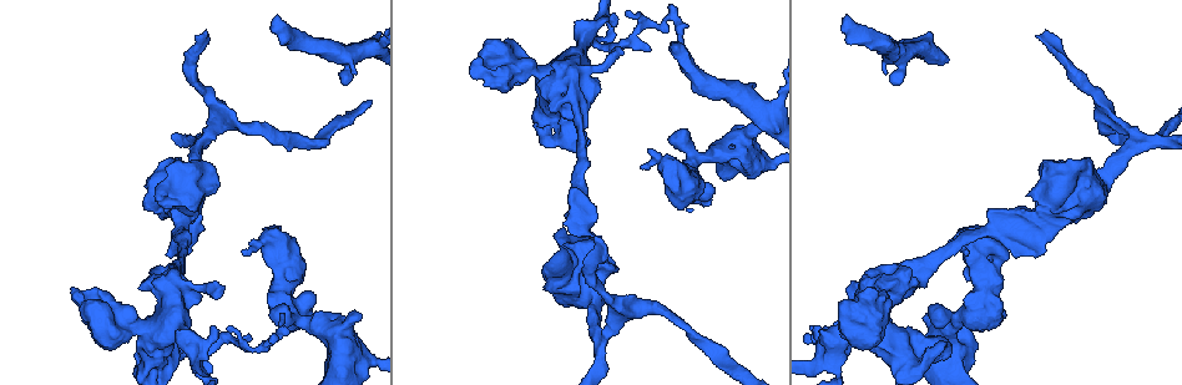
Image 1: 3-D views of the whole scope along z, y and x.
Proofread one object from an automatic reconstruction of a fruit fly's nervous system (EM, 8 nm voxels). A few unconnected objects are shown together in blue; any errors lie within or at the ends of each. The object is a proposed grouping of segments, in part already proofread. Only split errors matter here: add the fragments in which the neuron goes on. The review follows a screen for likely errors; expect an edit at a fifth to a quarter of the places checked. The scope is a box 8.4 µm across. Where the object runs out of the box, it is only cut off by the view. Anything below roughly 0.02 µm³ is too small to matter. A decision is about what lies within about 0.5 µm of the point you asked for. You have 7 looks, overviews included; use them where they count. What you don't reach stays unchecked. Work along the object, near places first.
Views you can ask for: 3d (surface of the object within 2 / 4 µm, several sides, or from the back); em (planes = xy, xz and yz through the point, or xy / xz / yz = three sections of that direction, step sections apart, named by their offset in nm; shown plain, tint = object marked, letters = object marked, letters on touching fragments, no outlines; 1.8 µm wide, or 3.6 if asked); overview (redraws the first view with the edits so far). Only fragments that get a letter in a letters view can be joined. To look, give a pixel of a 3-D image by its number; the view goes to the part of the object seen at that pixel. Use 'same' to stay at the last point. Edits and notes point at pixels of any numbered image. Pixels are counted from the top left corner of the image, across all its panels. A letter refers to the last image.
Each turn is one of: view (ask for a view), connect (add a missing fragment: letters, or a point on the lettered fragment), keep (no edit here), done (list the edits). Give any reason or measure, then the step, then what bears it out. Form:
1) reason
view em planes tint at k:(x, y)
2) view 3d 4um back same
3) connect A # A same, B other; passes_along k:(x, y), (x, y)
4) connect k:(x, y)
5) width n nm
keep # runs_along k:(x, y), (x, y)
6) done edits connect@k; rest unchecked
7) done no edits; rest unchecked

abrupt turn
view em planes tint at 1:(668, 174)

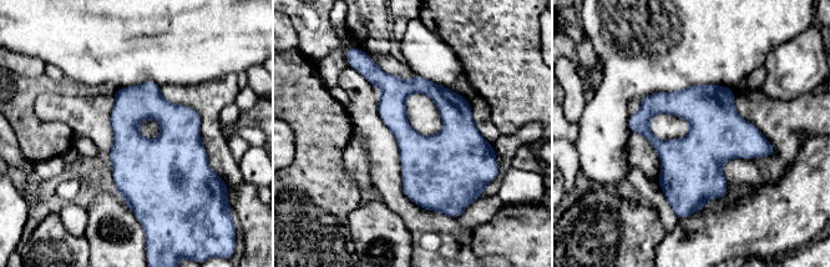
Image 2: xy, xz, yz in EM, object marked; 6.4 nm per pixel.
see the neighbours
view em planes letters same

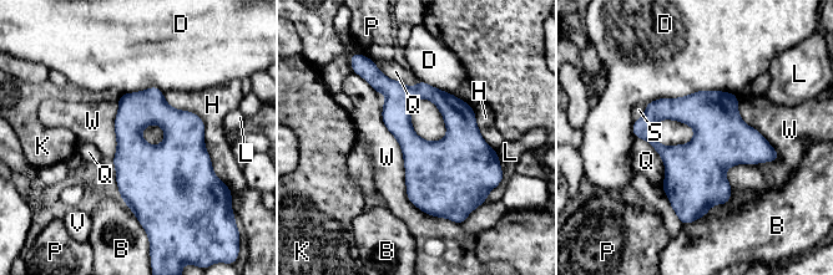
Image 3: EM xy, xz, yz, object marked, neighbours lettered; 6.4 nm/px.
longest_contact H 650 nm
keep # B other, D other, H other, K other, L other, P other, Q other, S other, V other, W other; border 3:(737, 96), (732, 188); no lettered fragment goes on from it

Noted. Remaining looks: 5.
branch stops here
view 3d 4um at 1:(1043, 32)

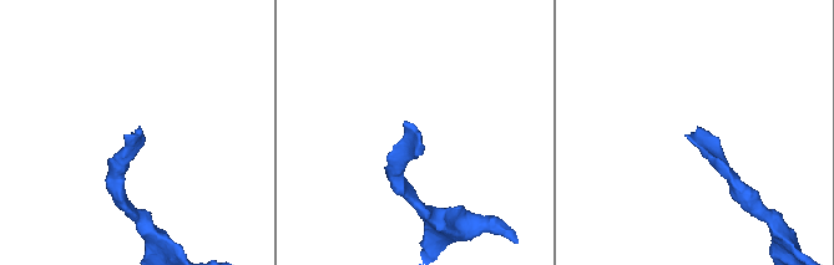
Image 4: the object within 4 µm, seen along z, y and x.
now the EM
view em planes plain at 4:(418, 132)

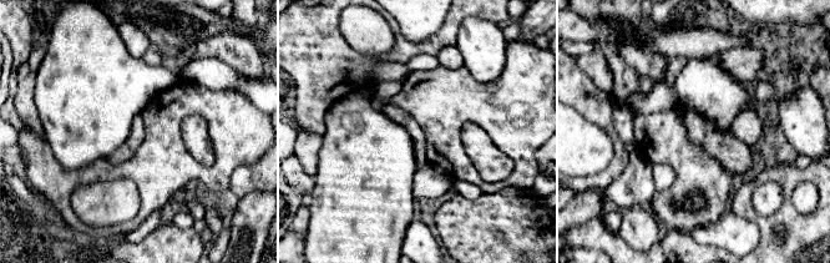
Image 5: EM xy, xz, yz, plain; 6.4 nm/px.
what lies round it
view em planes letters same

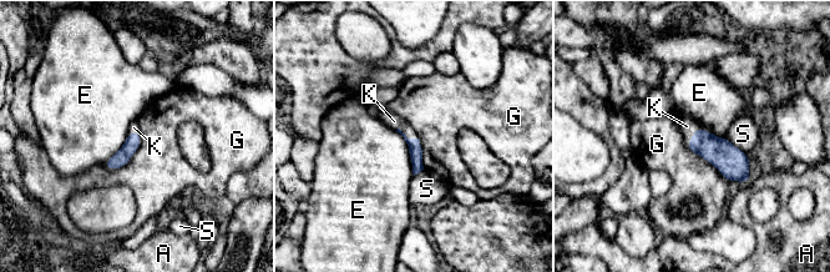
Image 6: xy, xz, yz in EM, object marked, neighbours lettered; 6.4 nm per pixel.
connect K # A other, E other, G other, K same, S other; it goes on there

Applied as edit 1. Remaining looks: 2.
done edits connect@6; rest unchecked

